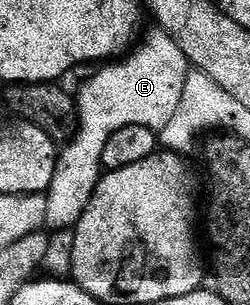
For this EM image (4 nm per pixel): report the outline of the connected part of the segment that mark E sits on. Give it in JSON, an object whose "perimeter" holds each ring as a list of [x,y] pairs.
{"perimeter":[[[152,28],[127,56],[104,64],[76,98],[80,128],[75,138],[59,151],[54,162],[50,188],[46,191],[46,226],[49,231],[72,230],[96,191],[102,177],[106,140],[118,128],[141,126],[162,131],[174,117],[182,99],[183,82],[190,71],[186,56],[165,30]]]}

